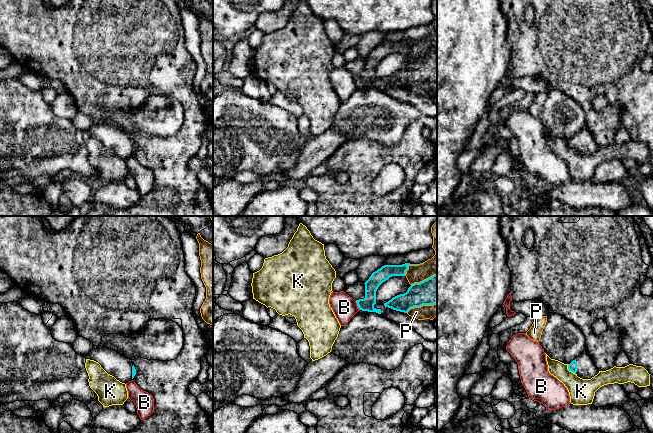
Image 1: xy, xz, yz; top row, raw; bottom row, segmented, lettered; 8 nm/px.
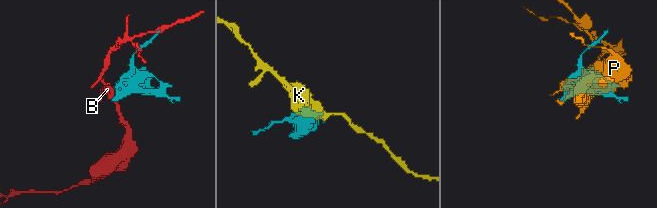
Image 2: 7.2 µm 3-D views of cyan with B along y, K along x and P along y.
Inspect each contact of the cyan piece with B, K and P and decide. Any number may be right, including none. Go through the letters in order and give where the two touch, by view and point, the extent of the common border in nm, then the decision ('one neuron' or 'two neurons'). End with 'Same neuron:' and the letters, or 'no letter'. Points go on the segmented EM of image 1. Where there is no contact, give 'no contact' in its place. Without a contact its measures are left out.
B: xz (356, 302) | 40 nm | two neurons
K: yz (569, 370) | 110 nm | two neurons
P: xz (411, 264) | 200 nm | two neurons
Same neuron: no letter

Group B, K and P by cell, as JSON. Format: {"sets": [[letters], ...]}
{"sets": [["B"], ["K"], ["P"]]}

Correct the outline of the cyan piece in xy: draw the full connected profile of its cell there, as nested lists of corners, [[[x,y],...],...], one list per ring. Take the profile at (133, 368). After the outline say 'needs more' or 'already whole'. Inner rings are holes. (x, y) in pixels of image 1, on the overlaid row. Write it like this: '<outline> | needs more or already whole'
[[[93,346],[86,359],[98,362],[108,374],[125,384],[136,375],[132,360],[106,347]]] | needs more

